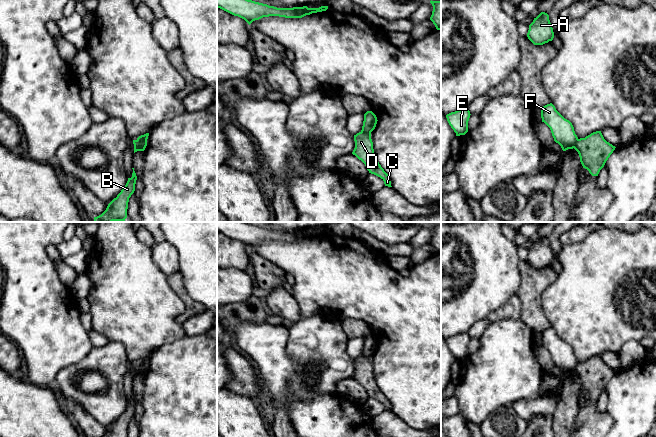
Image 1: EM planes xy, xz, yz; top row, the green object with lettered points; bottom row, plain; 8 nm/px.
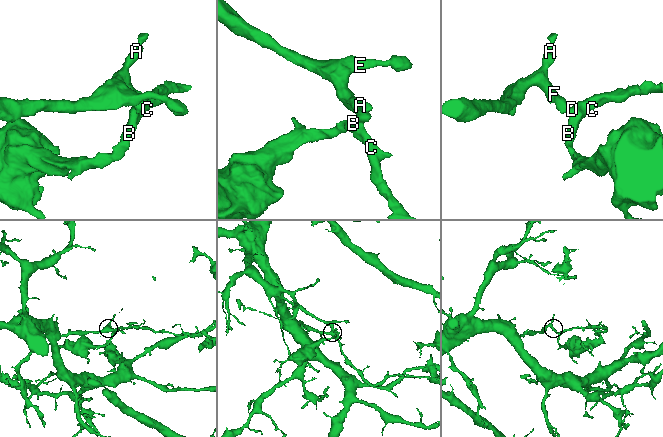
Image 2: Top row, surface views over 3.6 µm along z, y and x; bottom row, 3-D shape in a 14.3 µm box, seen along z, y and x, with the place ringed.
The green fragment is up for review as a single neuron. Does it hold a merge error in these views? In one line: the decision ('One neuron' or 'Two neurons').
Two neurons

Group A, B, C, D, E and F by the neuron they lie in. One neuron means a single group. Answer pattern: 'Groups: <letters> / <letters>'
Groups: A E F / B C D

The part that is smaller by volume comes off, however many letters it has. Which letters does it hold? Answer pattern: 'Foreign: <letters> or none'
Foreign: B, C, D

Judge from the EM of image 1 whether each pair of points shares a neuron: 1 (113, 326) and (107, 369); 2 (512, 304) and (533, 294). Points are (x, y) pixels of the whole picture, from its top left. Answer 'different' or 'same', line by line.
1: different
2: different

